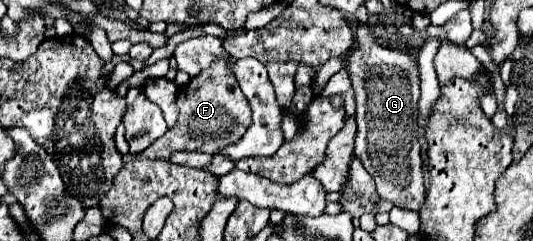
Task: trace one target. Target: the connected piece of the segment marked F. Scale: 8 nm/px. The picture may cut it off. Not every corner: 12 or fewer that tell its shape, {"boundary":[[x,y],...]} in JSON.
{"boundary":[[227,64],[177,90],[179,118],[139,158],[221,154],[251,126]]}

